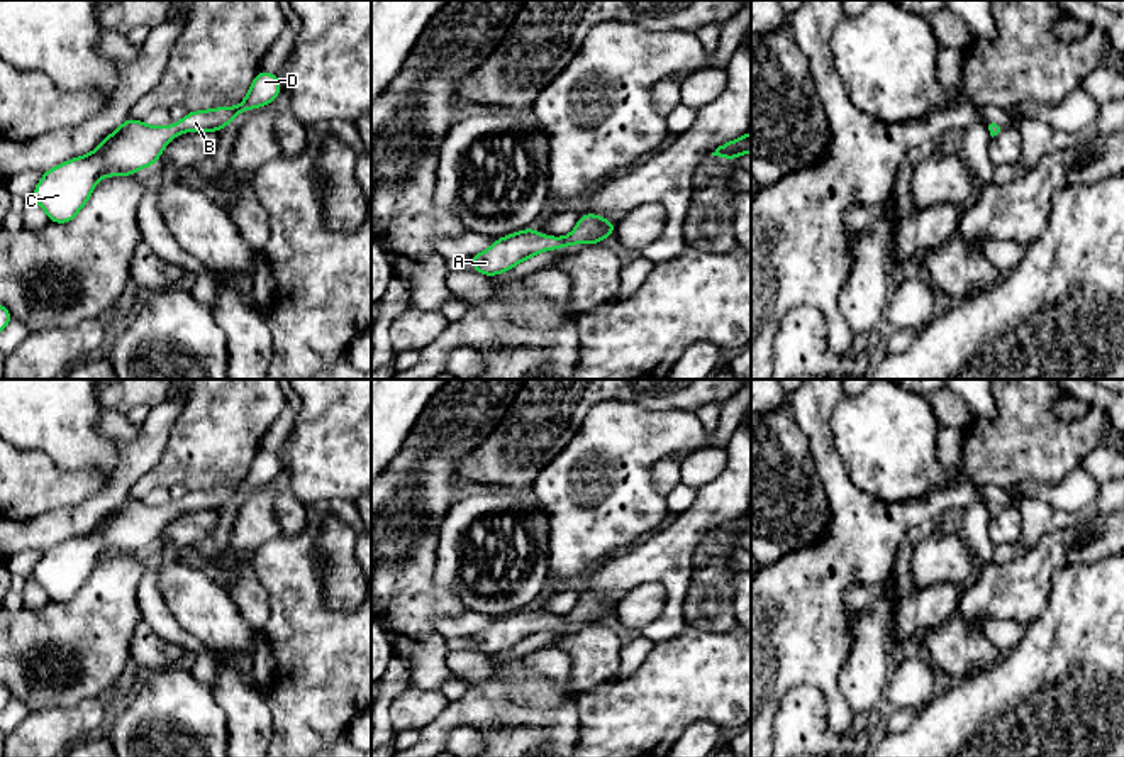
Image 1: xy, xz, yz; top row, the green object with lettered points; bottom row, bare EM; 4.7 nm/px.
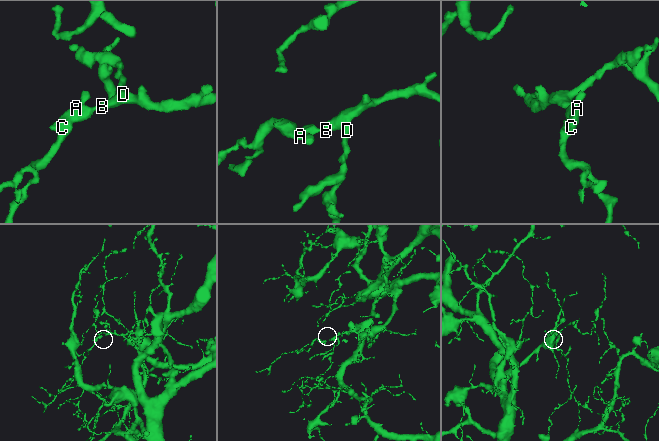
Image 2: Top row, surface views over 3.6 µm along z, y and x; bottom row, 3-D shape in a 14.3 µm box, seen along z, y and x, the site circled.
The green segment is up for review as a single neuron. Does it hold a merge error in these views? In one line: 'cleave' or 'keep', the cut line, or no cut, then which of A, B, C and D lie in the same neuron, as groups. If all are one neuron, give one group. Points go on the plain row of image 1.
keep; cut none; groups A B C D

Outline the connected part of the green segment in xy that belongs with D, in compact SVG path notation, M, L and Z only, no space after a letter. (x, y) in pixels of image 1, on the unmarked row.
M261 449L248 471L248 476L236 486L217 486L212 489L188 491L180 501L164 506L147 505L142 500L127 498L120 503L100 525L86 535L70 539L59 545L42 552L41 561L36 564L31 579L37 581L49 596L49 601L66 603L71 601L83 584L90 579L95 562L105 555L131 555L142 547L158 542L163 528L178 513L205 510L219 511L227 503L236 500L241 491L256 489L271 483L281 472L281 461L276 454Z

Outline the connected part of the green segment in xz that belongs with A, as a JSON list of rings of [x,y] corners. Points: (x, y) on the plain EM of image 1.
[[[585,593],[578,598],[576,606],[570,615],[551,616],[539,615],[536,606],[500,616],[483,632],[468,637],[473,642],[471,650],[485,655],[497,655],[512,649],[524,638],[549,628],[565,628],[571,623],[598,623],[615,611],[617,601],[609,601],[597,593]]]

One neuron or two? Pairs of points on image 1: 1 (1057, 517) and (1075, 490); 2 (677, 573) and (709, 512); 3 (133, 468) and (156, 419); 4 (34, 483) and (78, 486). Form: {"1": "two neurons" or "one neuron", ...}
{"1": "two neurons", "2": "one neuron", "3": "one neuron", "4": "one neuron"}

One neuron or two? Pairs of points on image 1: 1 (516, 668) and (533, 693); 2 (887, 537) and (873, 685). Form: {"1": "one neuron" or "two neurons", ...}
{"1": "one neuron", "2": "two neurons"}

